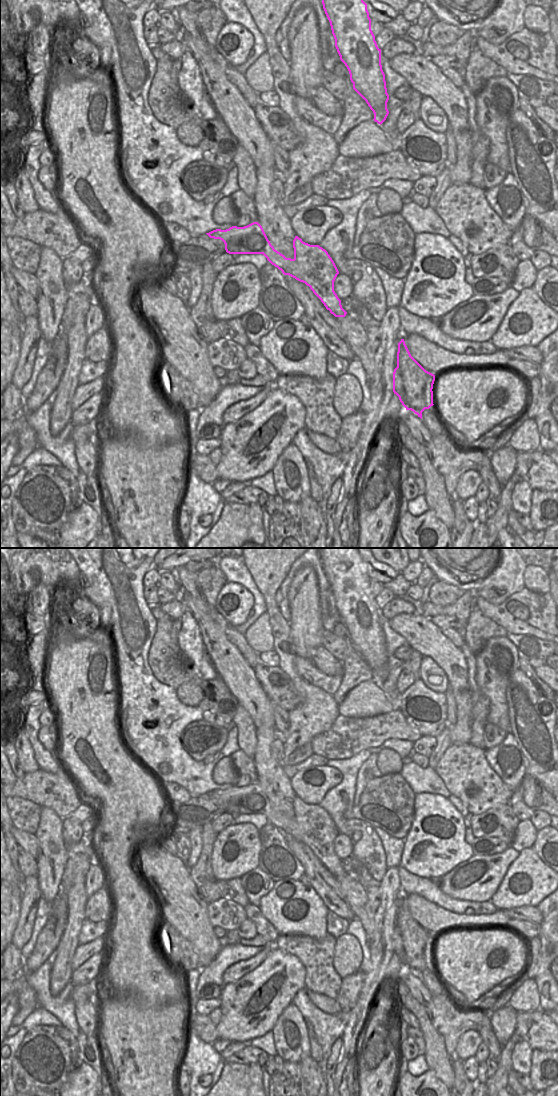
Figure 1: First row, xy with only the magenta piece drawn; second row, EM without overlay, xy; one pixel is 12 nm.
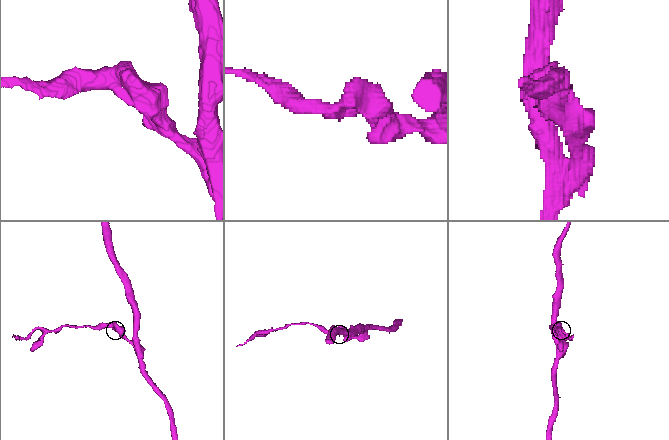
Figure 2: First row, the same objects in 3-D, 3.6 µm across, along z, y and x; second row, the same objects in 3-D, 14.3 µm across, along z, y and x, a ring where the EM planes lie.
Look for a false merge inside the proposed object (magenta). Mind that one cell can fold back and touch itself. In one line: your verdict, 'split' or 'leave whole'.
split

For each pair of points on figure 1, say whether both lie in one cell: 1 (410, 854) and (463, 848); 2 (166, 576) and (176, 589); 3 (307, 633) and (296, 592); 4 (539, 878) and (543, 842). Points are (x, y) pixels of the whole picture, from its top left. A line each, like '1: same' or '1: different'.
1: same
2: same
3: same
4: different

